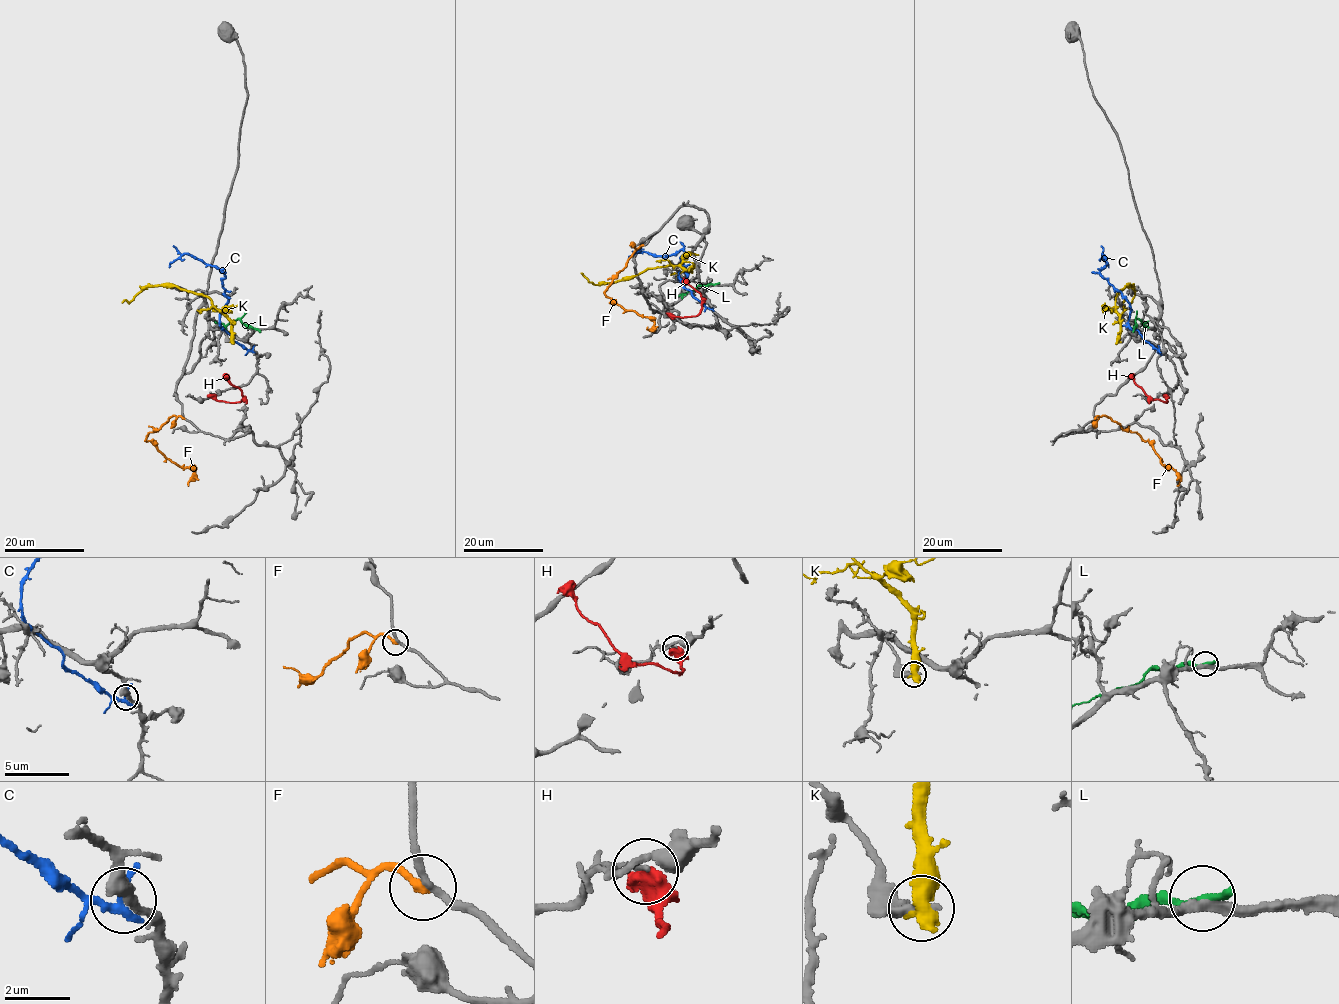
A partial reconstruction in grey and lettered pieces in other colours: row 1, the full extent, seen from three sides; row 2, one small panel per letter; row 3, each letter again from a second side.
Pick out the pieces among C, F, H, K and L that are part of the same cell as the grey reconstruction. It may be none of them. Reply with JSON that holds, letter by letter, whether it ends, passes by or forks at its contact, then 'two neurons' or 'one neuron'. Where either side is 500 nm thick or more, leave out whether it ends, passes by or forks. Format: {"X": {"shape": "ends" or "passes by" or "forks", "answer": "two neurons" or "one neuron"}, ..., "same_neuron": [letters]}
{"C": {"shape": "ends", "answer": "two neurons"}, "F": {"shape": "ends", "answer": "two neurons"}, "H": {"answer": "two neurons"}, "K": {"answer": "two neurons"}, "L": {"shape": "ends", "answer": "two neurons"}, "same_neuron": []}

